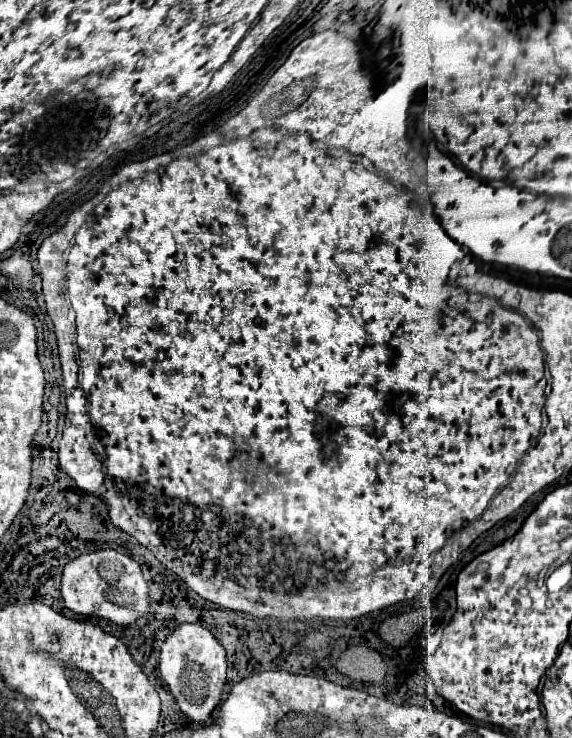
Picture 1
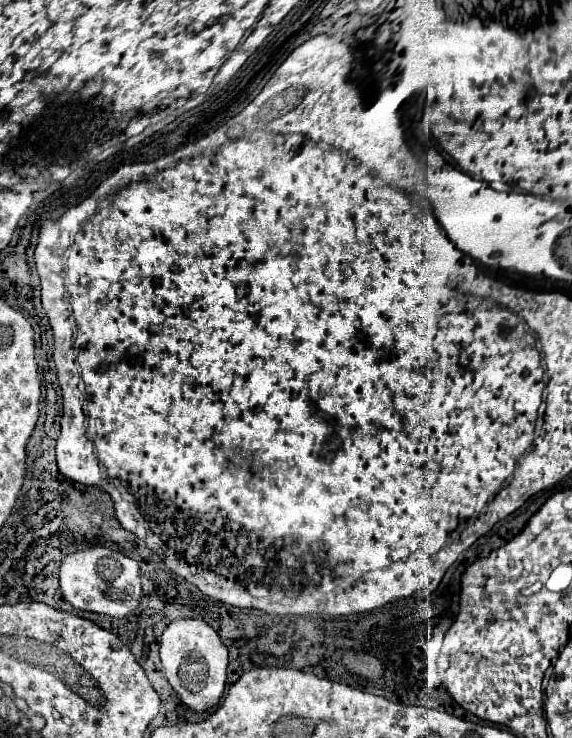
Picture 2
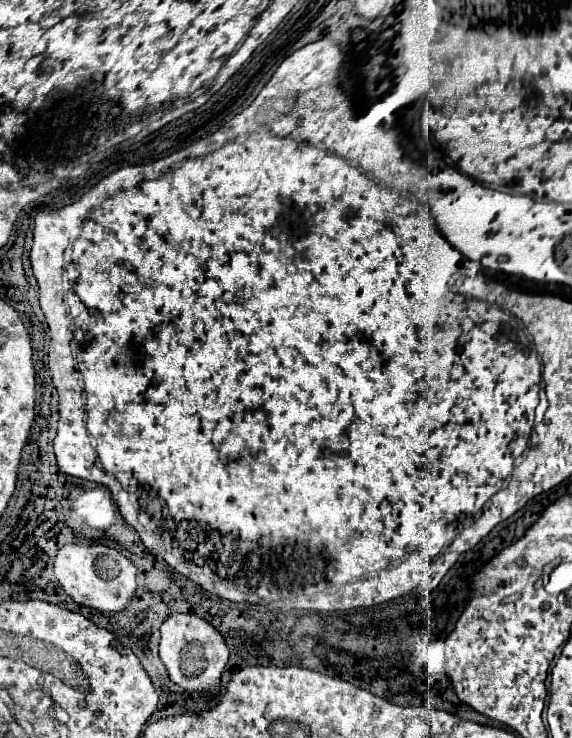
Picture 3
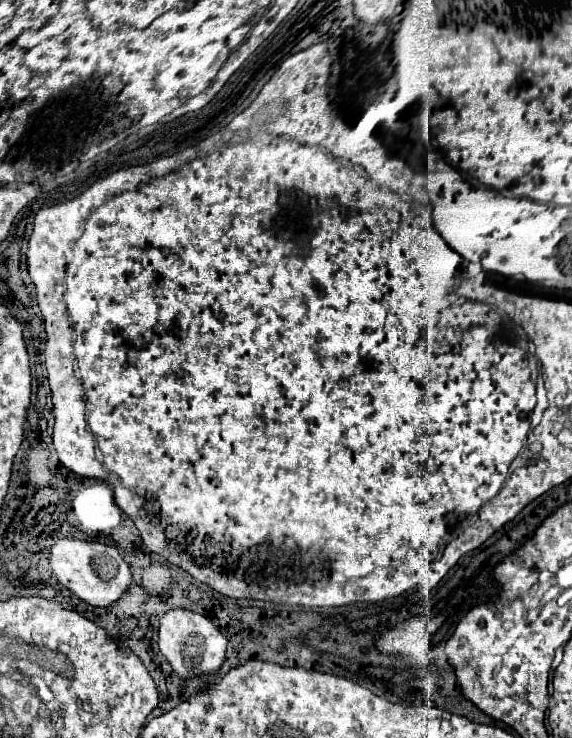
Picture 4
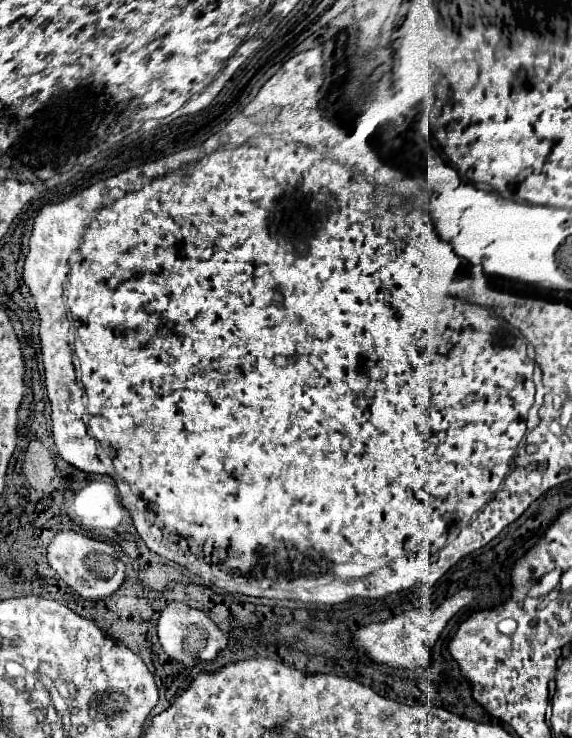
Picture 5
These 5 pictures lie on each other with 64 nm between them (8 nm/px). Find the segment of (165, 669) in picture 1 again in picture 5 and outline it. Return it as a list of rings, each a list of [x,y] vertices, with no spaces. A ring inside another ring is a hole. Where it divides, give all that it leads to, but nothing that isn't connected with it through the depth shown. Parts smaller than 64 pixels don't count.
[[[170,602],[160,618],[158,618],[158,640],[166,654],[182,662],[184,666],[192,668],[196,664],[196,658],[200,660],[214,660],[220,650],[224,650],[228,644],[228,636],[224,630],[220,630],[202,610],[190,608],[182,602]]]

